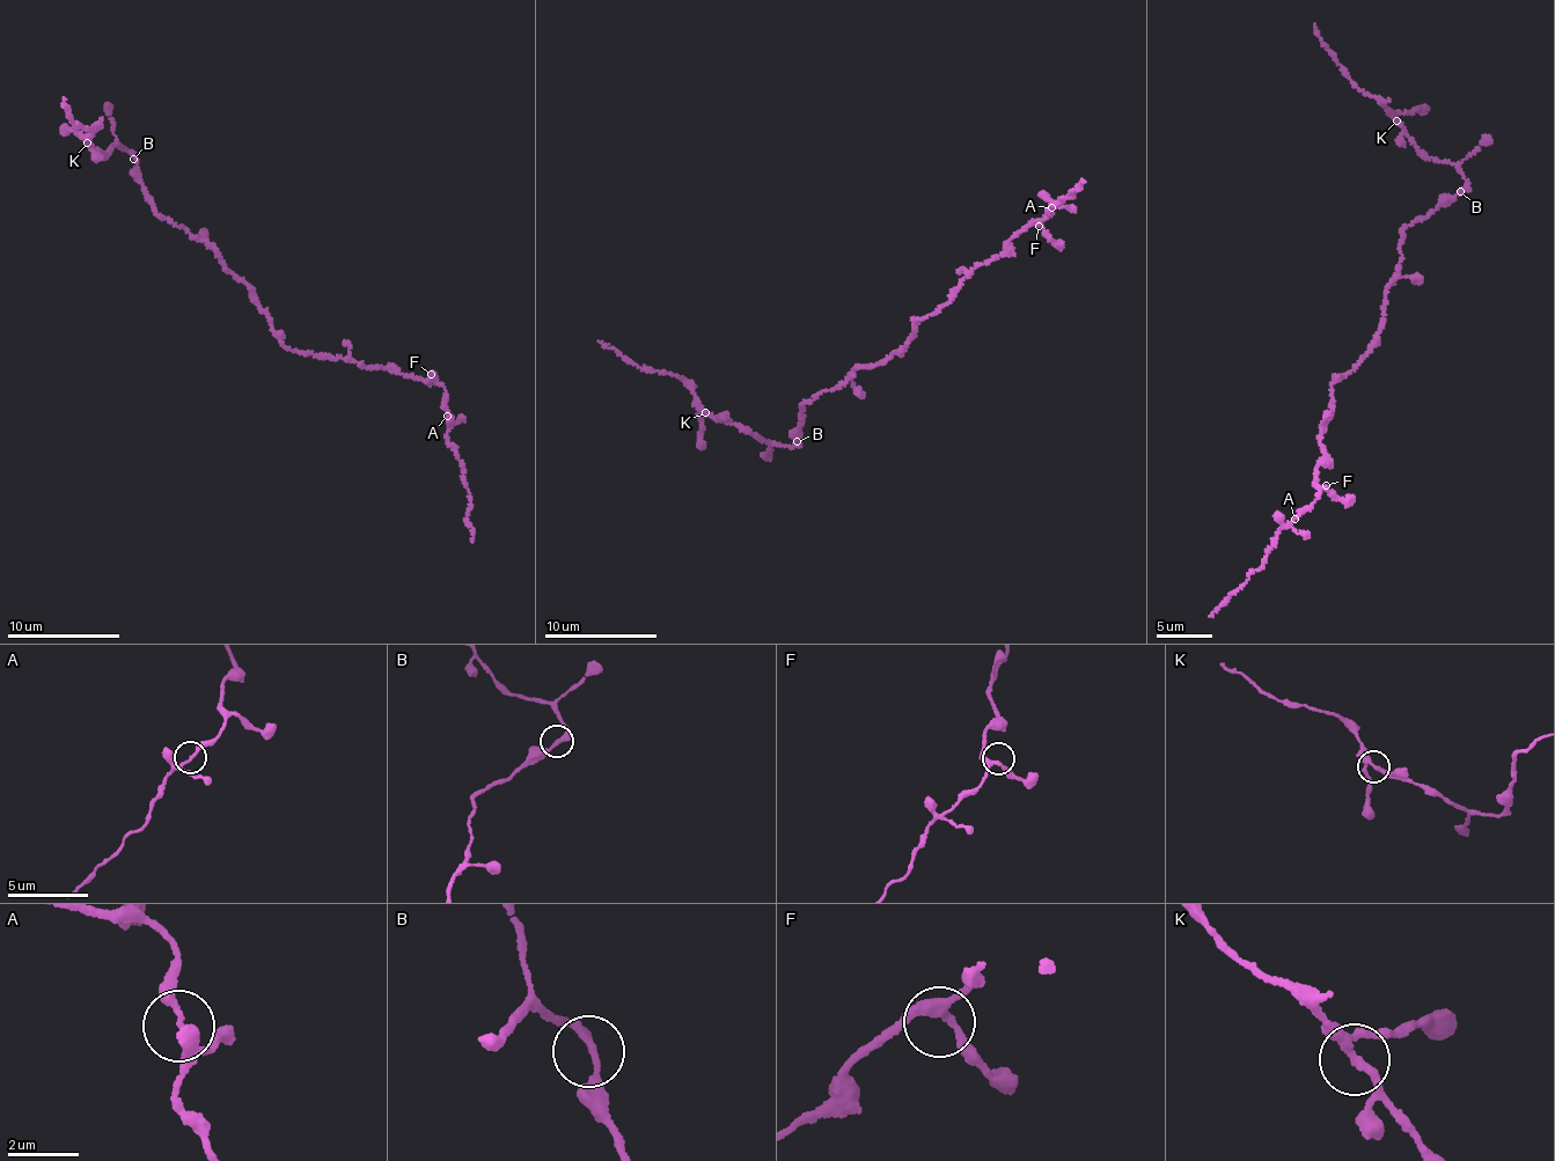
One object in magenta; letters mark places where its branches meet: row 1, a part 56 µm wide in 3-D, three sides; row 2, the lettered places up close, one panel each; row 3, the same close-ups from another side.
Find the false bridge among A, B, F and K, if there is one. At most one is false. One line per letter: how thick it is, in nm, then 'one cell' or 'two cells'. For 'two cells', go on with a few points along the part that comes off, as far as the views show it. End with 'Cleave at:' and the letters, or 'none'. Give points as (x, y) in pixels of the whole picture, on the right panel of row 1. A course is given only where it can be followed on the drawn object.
A: calibre 150 nm; one cell
B: calibre 240 nm; one cell
F: calibre 240 nm; one cell
K: calibre 240 nm; one cell
Cleave at: none

